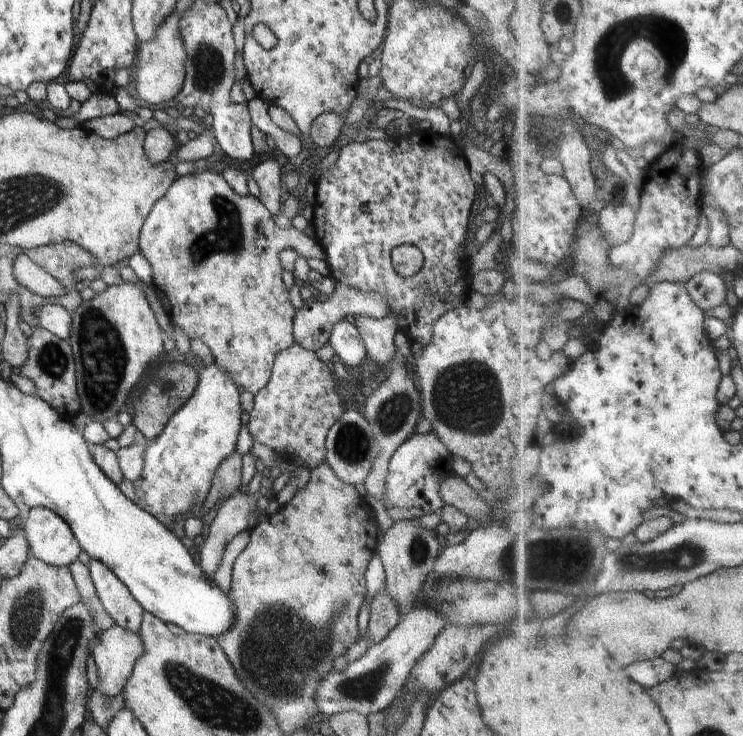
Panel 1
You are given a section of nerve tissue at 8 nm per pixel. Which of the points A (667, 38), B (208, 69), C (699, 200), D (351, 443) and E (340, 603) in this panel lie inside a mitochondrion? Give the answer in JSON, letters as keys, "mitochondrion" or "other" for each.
{"A":"mitochondrion","B":"mitochondrion","C":"other","D":"mitochondrion","E":"mitochondrion"}

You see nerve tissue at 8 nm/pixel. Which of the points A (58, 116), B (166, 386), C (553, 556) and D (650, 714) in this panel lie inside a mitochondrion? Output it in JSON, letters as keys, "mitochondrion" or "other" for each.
{"A":"other","B":"mitochondrion","C":"mitochondrion","D":"other"}

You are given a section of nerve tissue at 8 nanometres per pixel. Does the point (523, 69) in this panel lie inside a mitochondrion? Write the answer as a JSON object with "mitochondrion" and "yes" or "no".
{"mitochondrion":"no"}

